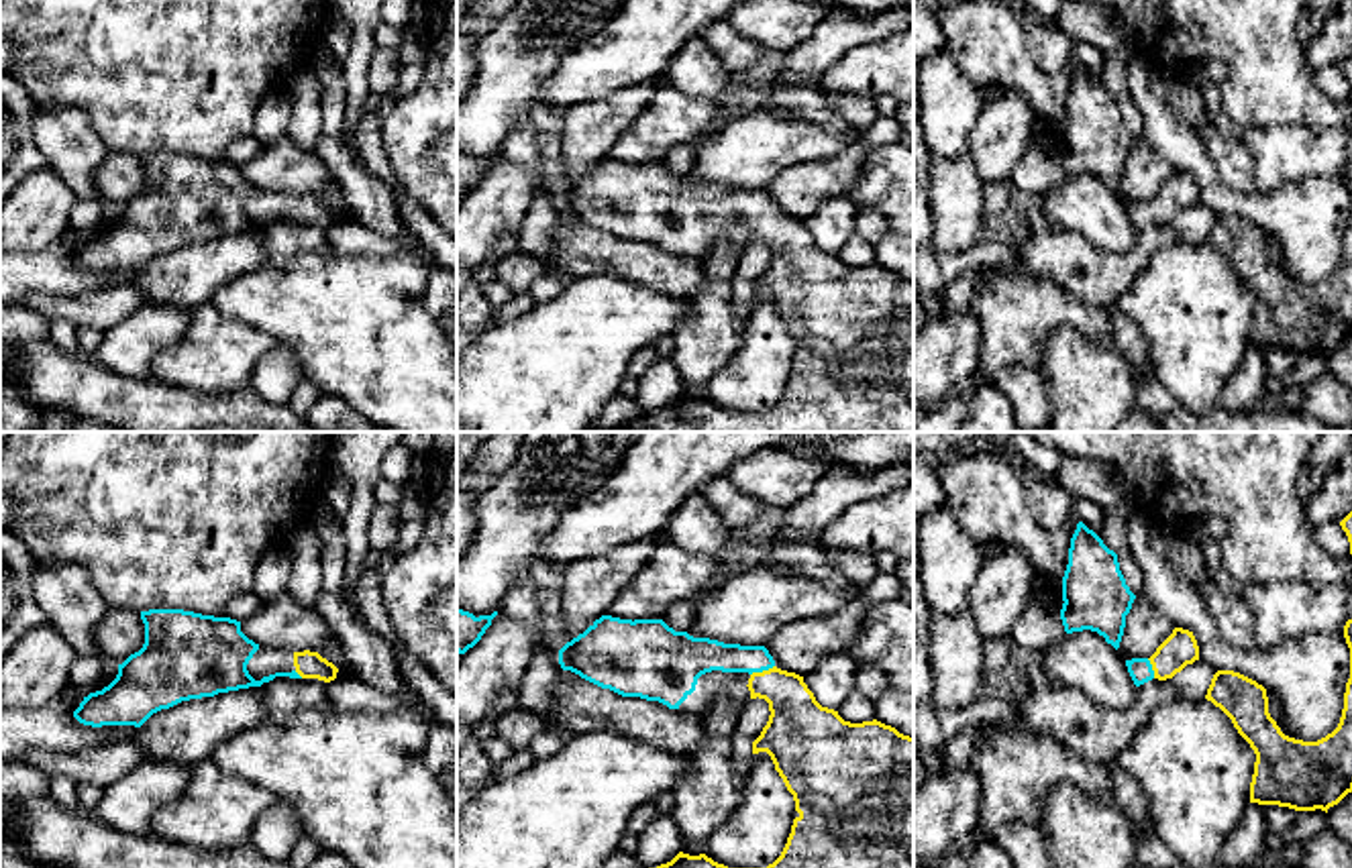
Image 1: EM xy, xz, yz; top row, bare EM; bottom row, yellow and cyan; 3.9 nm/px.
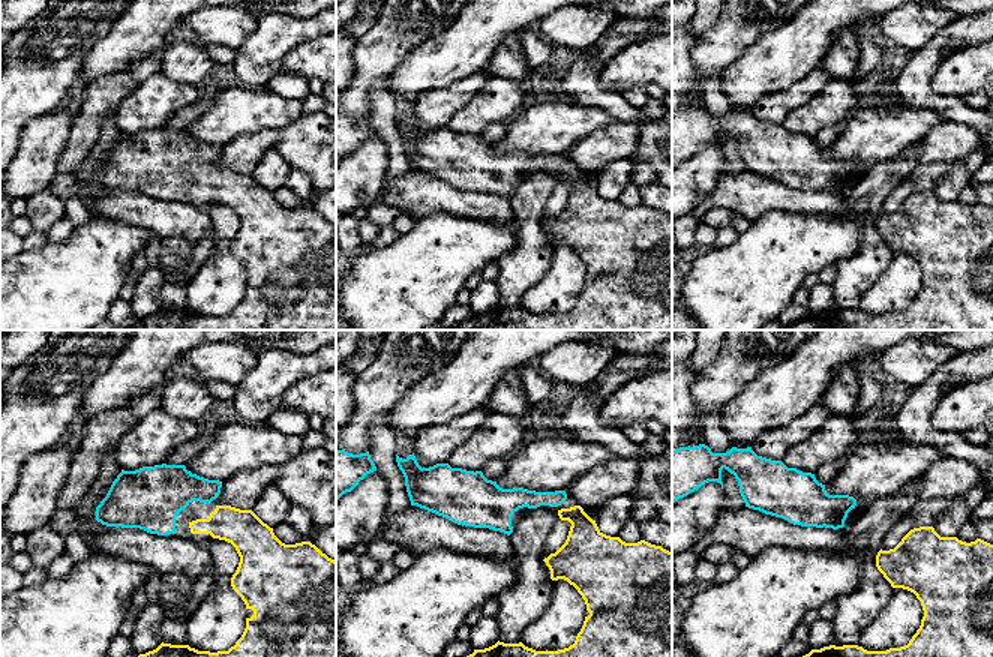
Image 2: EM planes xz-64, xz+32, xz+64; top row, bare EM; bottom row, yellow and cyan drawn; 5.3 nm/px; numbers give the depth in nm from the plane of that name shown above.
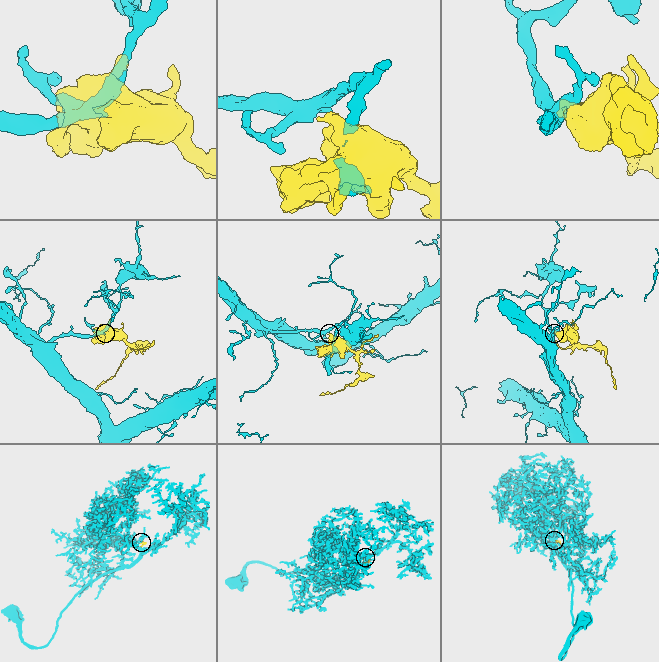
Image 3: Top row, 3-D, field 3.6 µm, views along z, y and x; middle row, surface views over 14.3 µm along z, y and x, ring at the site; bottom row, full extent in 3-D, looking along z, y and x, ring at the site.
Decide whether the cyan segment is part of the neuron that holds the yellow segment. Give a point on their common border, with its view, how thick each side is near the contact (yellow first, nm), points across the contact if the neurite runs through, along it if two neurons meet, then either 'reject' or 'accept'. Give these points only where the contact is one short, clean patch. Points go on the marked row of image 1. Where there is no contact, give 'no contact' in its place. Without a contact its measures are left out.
meets yellow in xz at (763, 671); 240 nm thick on the yellow side, 140 nm on the other; runs through xz (798, 724), (790, 699), (763, 671), (751, 659), (702, 655); accept

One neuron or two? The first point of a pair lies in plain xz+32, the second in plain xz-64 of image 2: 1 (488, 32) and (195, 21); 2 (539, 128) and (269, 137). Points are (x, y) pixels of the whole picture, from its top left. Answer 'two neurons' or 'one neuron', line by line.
1: two neurons
2: two neurons

